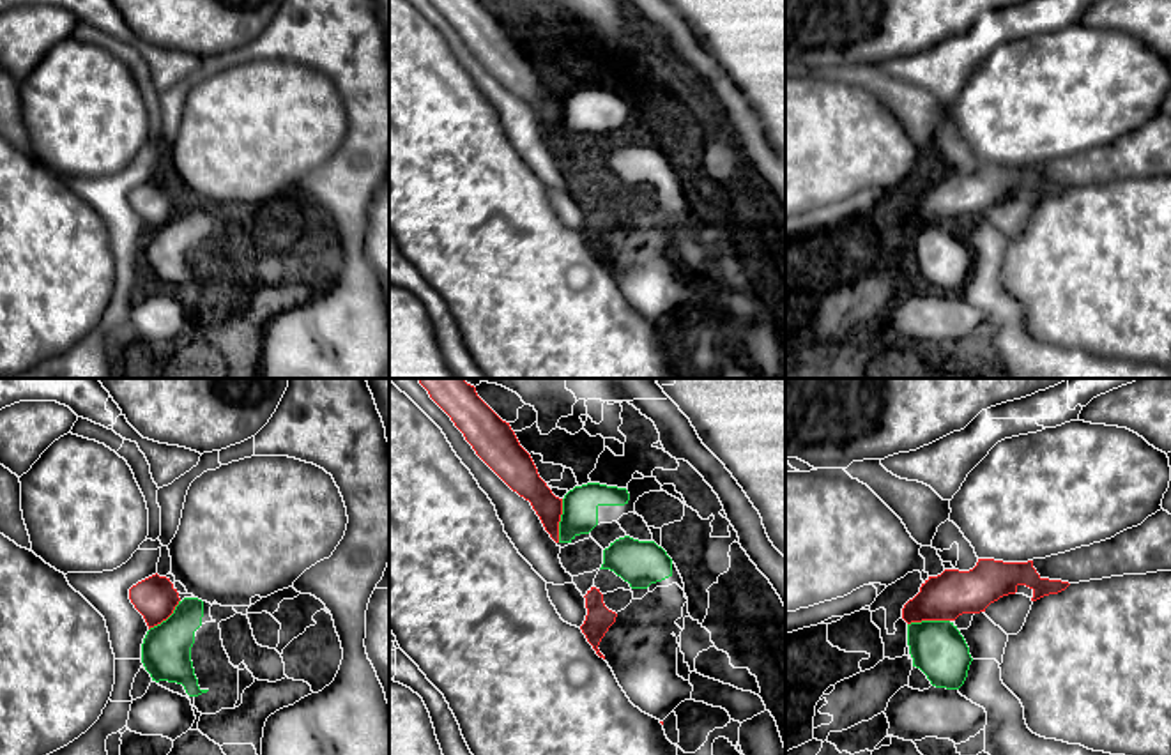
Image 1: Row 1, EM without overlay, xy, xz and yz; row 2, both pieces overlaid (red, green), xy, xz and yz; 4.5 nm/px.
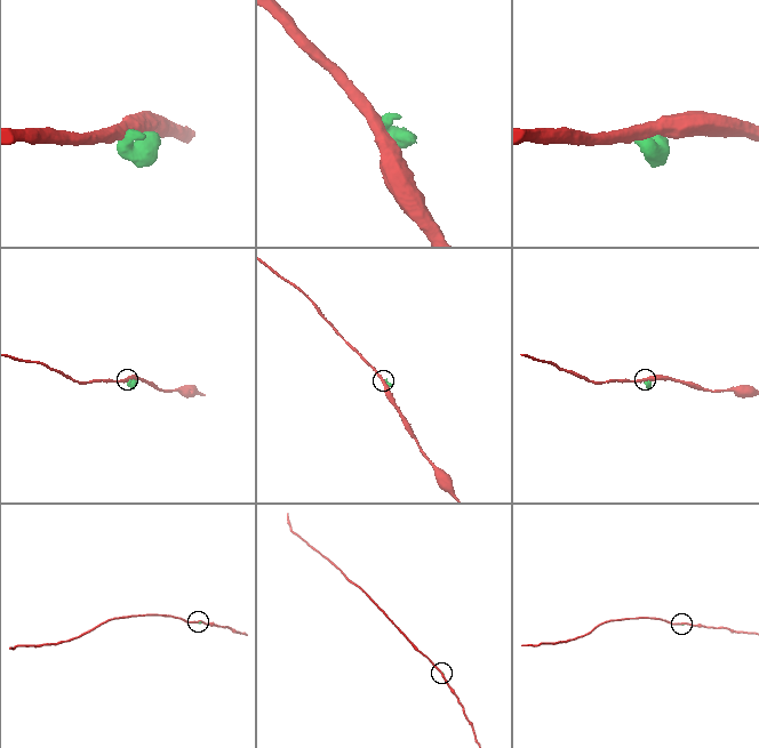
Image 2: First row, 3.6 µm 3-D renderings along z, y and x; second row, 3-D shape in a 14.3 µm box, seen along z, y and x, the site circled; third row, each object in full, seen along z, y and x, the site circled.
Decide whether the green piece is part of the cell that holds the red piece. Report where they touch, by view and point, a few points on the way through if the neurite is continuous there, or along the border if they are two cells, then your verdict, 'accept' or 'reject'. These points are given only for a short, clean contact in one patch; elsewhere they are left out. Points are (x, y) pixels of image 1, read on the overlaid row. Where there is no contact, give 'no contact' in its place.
meets red in xz at (559, 520); border along xz (563, 499), (558, 541); reject

